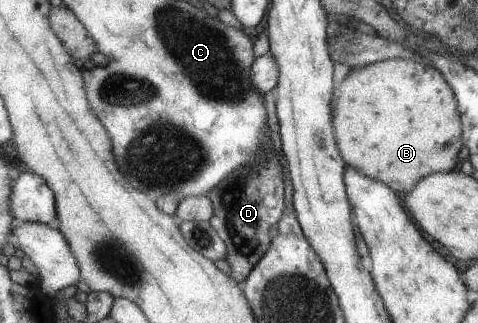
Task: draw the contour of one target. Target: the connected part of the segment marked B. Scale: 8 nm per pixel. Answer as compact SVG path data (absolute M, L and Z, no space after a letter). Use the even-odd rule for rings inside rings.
M386 59L350 69L333 92L333 129L337 145L349 166L408 194L417 182L434 173L453 171L460 152L461 114L448 80L432 65L408 59Z

